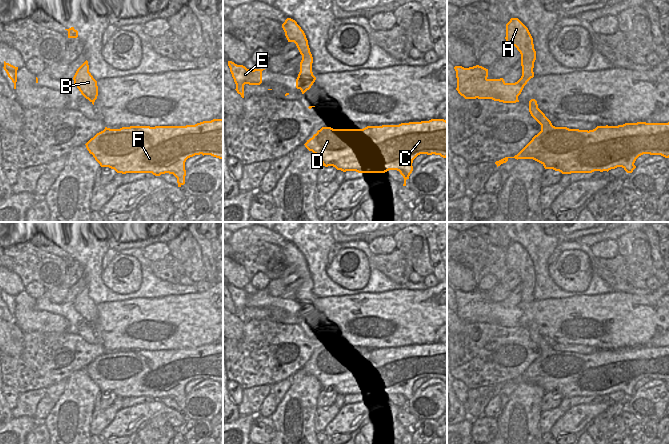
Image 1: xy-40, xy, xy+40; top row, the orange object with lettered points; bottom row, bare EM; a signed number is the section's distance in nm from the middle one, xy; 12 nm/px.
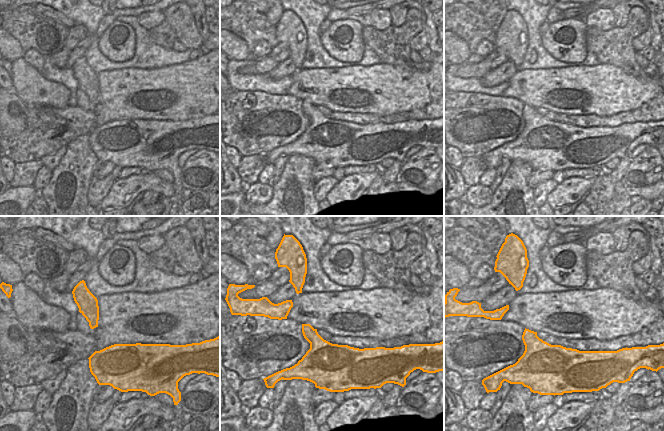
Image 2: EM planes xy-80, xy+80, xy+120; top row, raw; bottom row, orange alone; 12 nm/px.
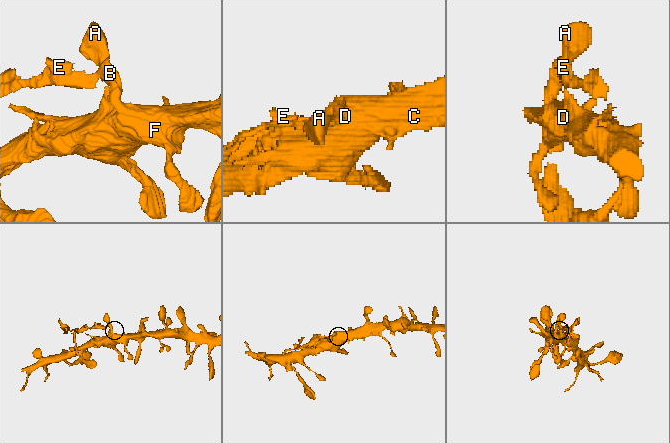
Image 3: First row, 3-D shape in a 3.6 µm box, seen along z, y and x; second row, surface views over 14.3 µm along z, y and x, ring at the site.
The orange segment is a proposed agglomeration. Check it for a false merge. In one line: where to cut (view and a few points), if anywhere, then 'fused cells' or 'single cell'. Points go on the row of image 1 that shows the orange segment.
cut xy+40 (517, 81), (524, 85); fused cells

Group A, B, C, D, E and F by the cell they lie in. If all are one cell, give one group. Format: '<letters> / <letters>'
A B C D F / E

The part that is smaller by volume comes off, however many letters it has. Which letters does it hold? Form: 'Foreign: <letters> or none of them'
Foreign: E

